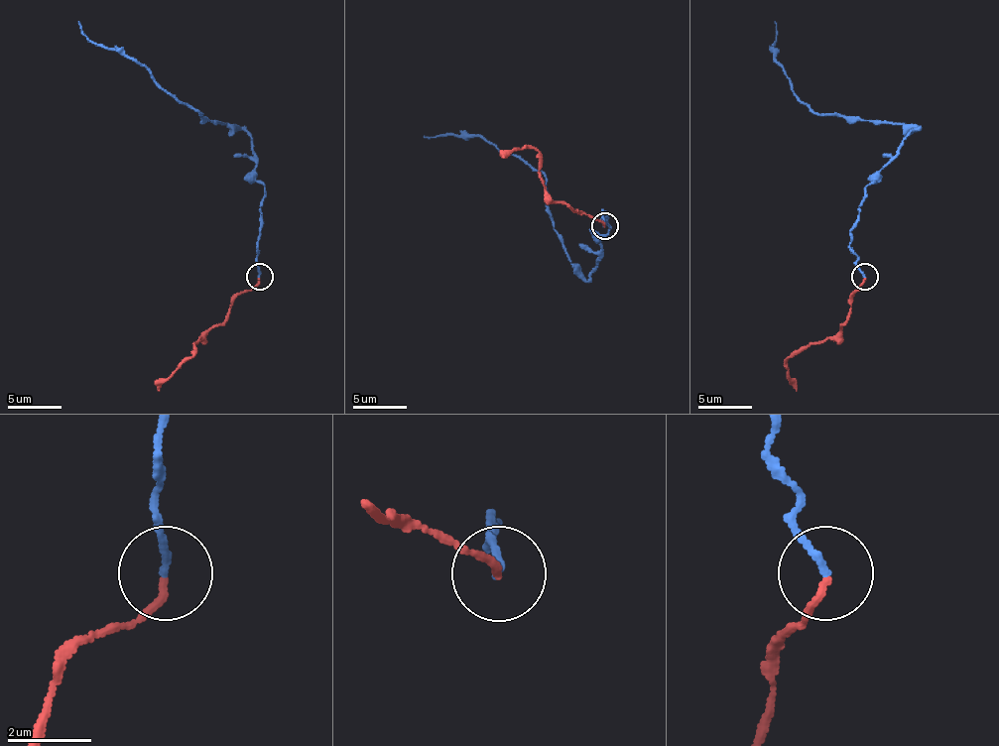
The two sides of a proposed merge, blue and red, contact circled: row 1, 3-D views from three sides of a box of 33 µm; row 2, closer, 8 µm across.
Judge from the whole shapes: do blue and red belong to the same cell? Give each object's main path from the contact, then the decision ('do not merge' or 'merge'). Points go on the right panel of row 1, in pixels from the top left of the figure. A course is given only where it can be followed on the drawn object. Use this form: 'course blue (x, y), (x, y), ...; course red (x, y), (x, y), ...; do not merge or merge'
course blue (863, 276), (850, 228), (863, 190), (917, 129), (815, 113), (794, 94), (786, 70), (775, 60), (775, 22); course red (863, 279), (850, 298), (850, 316), (831, 337), (792, 353), (786, 359), (786, 378), (797, 391); do not merge

